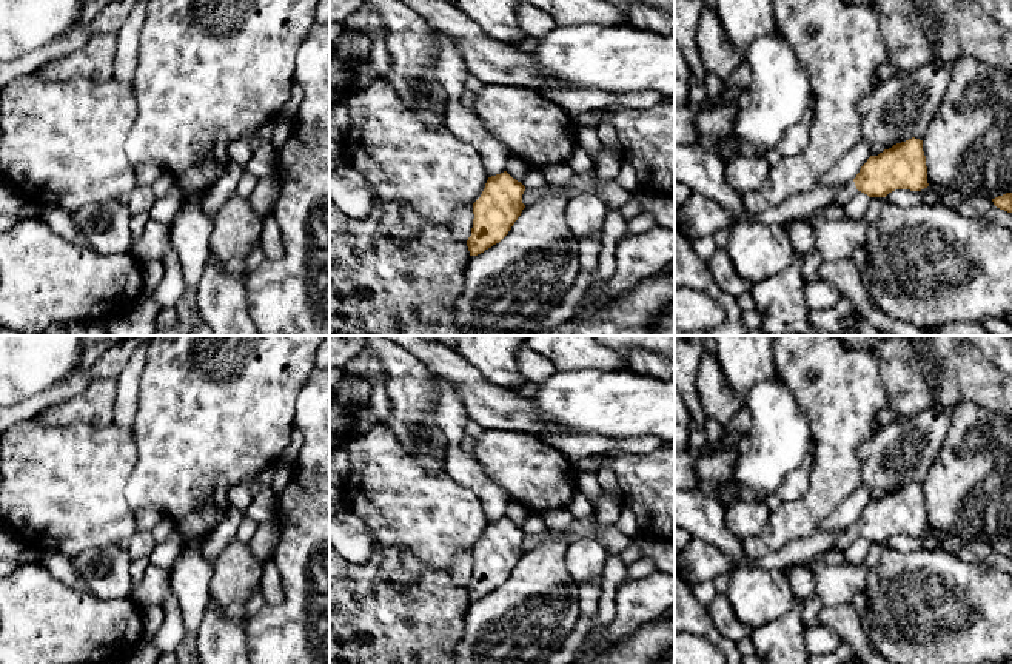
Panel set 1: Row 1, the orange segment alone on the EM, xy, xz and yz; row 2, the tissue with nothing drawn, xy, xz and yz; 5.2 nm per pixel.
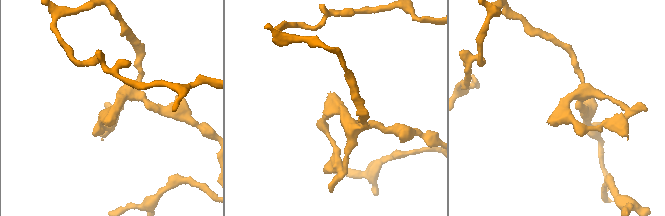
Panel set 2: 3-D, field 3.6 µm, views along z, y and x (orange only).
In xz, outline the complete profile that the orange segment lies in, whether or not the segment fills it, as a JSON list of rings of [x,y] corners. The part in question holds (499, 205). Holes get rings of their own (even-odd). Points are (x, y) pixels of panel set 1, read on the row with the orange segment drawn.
[[[507,171],[488,177],[481,197],[473,203],[473,228],[467,240],[470,256],[499,243],[511,230],[525,205],[525,186]]]

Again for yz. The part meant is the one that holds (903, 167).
[[[912,137],[870,156],[856,177],[836,193],[832,203],[846,206],[856,191],[869,197],[886,197],[895,189],[921,191],[927,186],[923,140]]]

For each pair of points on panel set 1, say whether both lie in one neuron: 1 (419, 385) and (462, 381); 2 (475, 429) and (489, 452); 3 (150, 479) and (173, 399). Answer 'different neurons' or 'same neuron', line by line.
1: different neurons
2: different neurons
3: same neuron

